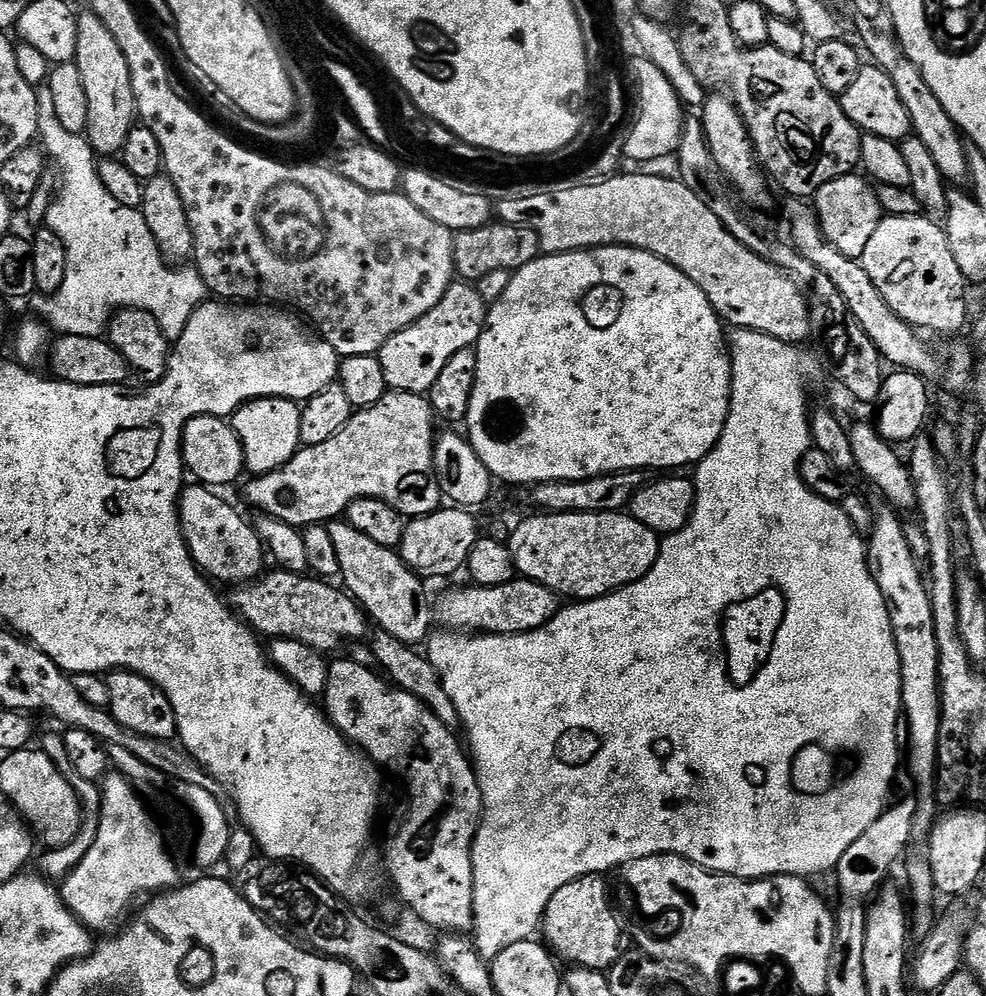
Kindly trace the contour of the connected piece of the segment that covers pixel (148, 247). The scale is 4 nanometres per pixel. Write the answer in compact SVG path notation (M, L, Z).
M48 86L37 87L36 97L38 140L60 171L60 194L56 204L48 208L46 224L64 240L66 278L52 296L31 297L30 305L36 311L33 313L43 318L49 329L56 330L64 316L63 308L68 308L68 321L58 330L60 336L103 337L117 312L137 308L155 318L169 342L175 341L186 330L194 310L209 299L204 279L195 267L176 267L165 260L143 211L122 206L102 186L102 178L96 173L98 157L87 135L79 136L64 125L56 109L56 96Z

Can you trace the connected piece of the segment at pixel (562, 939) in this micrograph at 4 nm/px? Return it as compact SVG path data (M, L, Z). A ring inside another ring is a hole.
M598 875L583 876L574 882L566 882L566 886L555 892L546 906L542 921L542 940L565 965L607 970L621 958L622 920L614 907L609 885L607 888L604 880L603 875Z

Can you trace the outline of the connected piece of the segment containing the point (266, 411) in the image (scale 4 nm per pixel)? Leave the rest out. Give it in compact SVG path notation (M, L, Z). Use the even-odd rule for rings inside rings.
M250 400L235 409L237 412L230 416L232 428L244 447L244 466L253 477L264 476L267 472L278 470L286 462L290 462L292 455L301 447L300 442L300 413L301 405L295 400Z

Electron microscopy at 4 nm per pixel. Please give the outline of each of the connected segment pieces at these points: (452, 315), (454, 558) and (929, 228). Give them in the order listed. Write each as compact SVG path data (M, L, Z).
M452 283L434 310L422 314L418 322L406 326L380 347L378 355L382 362L382 374L386 374L389 389L421 394L430 391L438 374L442 374L442 369L446 367L446 362L450 362L458 350L476 347L489 307L475 283Z
M441 506L428 516L409 519L404 526L402 542L398 549L404 564L421 578L452 576L463 569L478 539L476 520L467 508Z
M923 214L918 216L889 216L878 222L878 230L866 245L859 259L860 265L870 274L870 282L878 286L878 294L886 298L886 306L898 314L906 323L925 333L937 332L940 336L952 336L964 328L964 318L968 314L968 304L964 301L966 281L960 270L953 251L947 241L945 229L935 219Z

